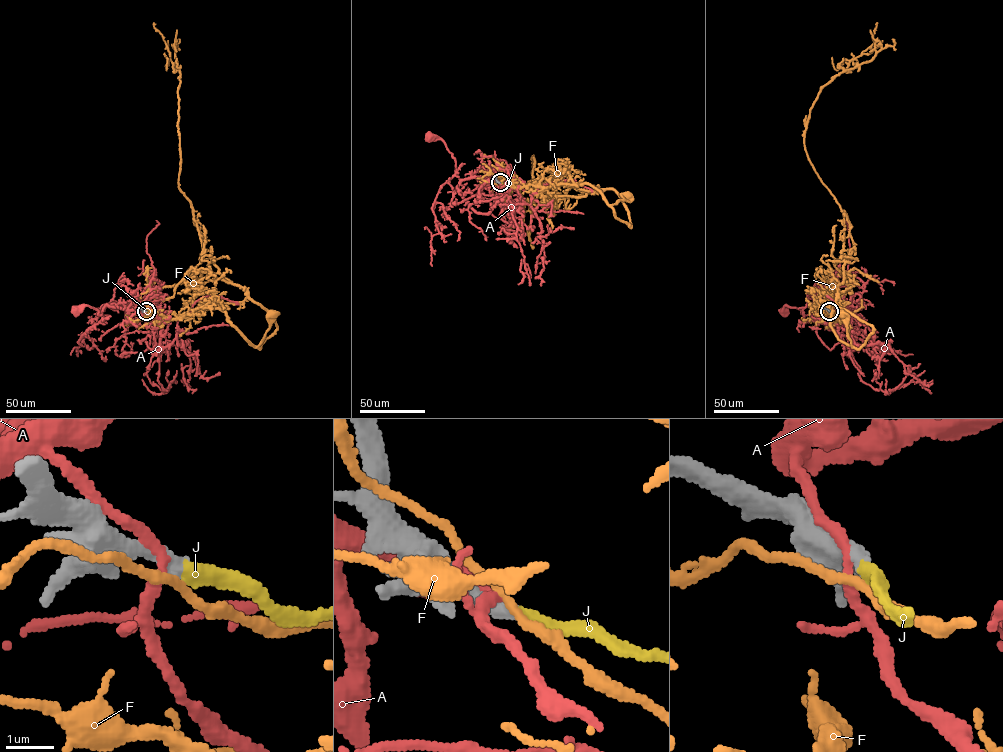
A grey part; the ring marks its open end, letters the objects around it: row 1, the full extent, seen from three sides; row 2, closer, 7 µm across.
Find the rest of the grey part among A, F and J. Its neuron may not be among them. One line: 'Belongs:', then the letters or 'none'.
Belongs: J

